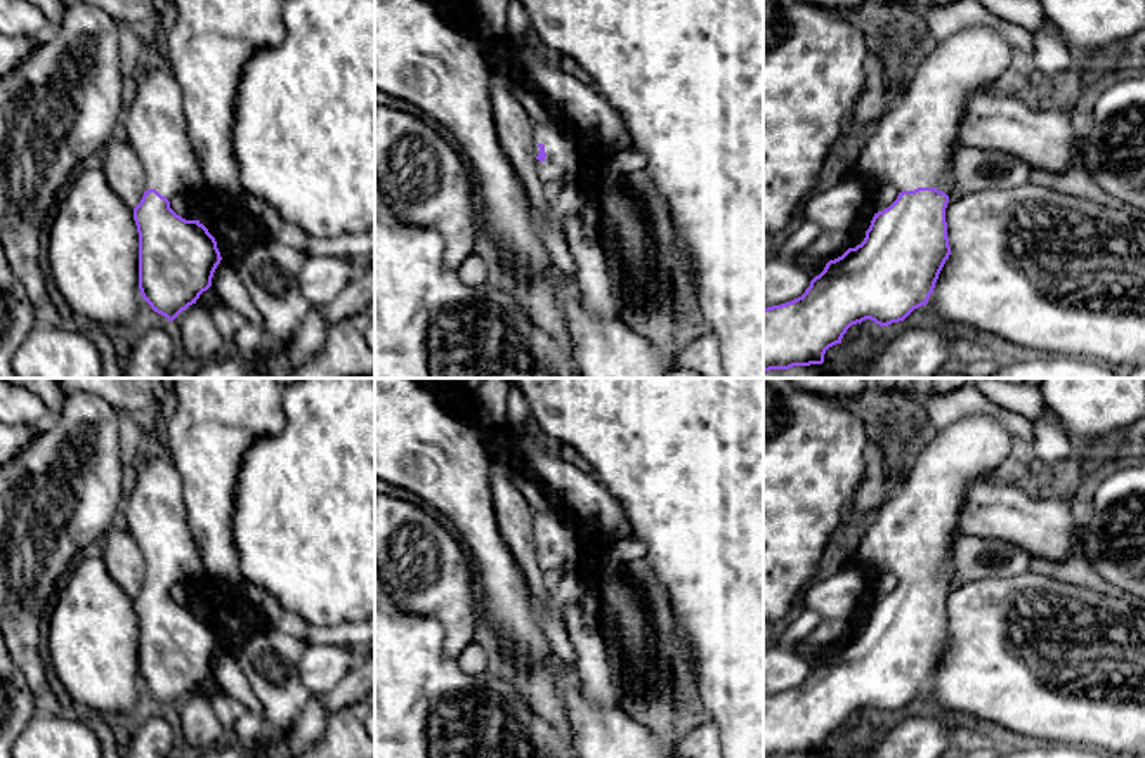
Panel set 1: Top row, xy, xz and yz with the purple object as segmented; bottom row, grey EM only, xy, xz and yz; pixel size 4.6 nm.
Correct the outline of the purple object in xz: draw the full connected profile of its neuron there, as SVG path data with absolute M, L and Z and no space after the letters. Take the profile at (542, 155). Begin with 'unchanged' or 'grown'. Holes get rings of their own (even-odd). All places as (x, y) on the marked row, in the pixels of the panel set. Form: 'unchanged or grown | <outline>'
grown | M533 120L533 147L543 184L576 177L581 186L586 172L605 168L604 160L590 154L592 140L564 120L555 125Z

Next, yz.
grown | M989 26L966 28L940 43L926 43L909 85L878 120L874 132L855 147L850 163L854 175L866 182L890 184L899 196L888 208L874 213L864 241L855 248L848 248L841 257L829 260L802 297L763 309L763 373L822 364L826 350L841 343L852 324L871 319L880 326L888 326L904 321L914 309L928 304L939 274L951 255L945 208L949 203L947 194L954 186L952 153L959 142L959 123L968 99L989 88L1010 66L1010 61L1011 45Z

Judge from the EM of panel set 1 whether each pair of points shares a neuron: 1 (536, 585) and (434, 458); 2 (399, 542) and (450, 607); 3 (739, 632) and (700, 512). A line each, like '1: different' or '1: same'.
1: different
2: same
3: same

